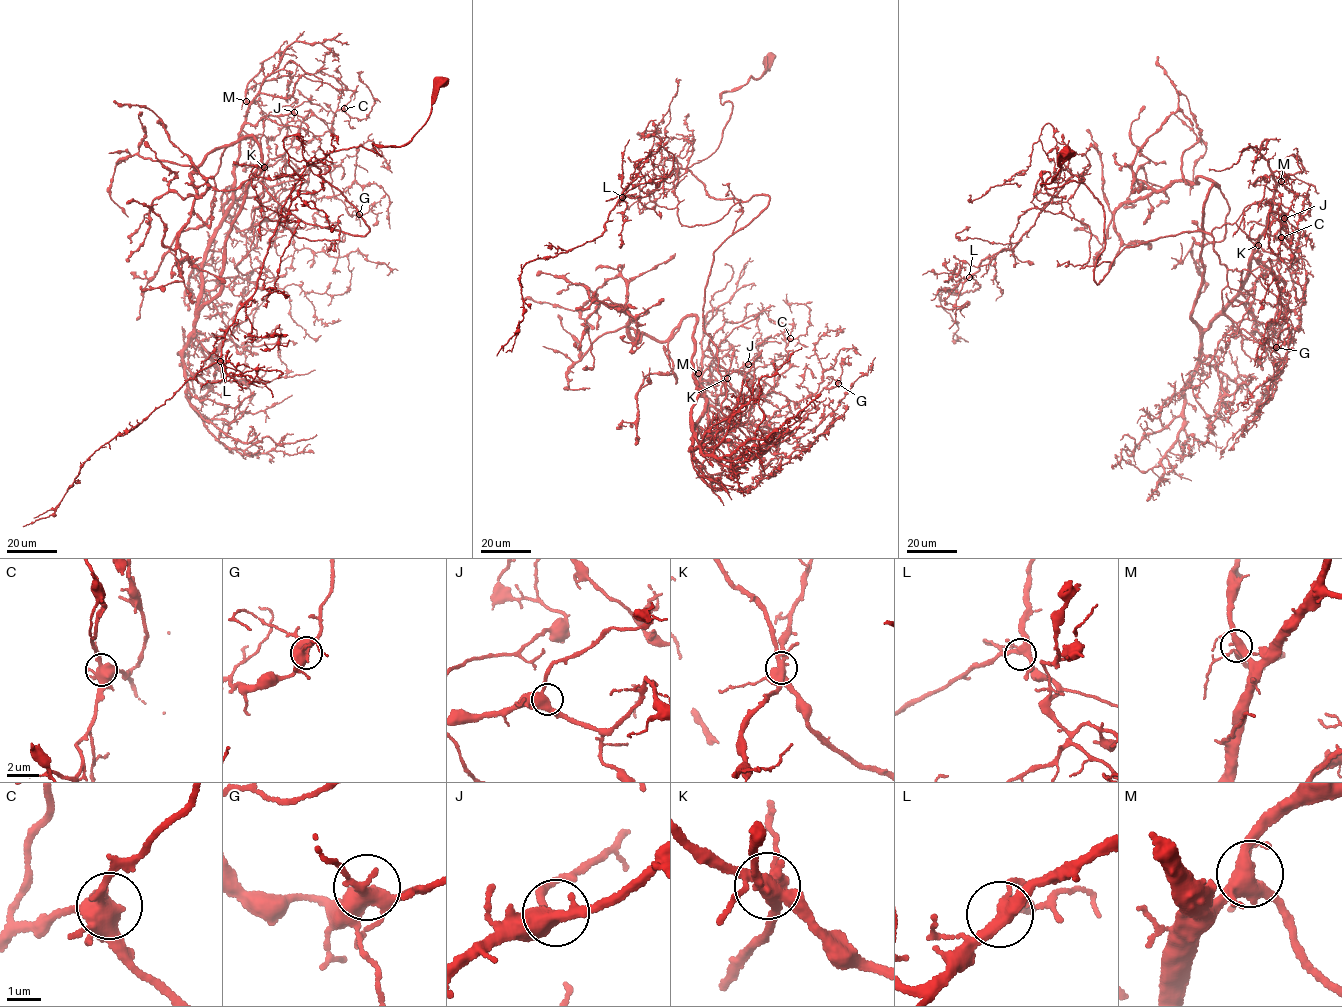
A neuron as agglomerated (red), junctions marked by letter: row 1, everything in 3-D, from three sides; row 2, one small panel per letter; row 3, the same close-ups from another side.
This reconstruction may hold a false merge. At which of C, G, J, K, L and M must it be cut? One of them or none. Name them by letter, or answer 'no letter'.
K

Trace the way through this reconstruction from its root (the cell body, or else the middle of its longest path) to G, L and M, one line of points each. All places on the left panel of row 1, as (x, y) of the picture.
G: (438, 80), (408, 142), (313, 165), (367, 234), (304, 222), (262, 180), (254, 210), (291, 188), (359, 214)
L: (438, 80), (429, 117), (408, 142), (372, 144), (380, 156), (360, 145), (307, 165), (220, 361)
M: (438, 80), (408, 142), (313, 165), (363, 236), (305, 223), (268, 192), (266, 117), (246, 122), (246, 101)

